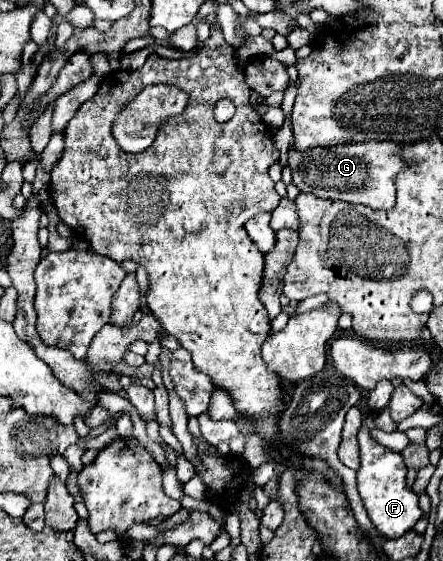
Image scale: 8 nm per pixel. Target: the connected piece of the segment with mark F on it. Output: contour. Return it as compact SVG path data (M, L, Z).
M362 422L358 430L358 444L360 444L360 468L356 474L358 474L358 492L364 502L364 508L382 536L398 538L404 532L412 530L422 516L418 496L410 488L406 488L406 464L398 452L380 446L370 436L366 422Z

